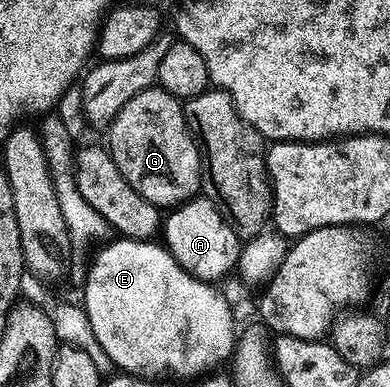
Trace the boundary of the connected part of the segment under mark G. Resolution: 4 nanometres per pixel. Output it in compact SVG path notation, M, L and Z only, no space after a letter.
M158 86L143 89L127 101L107 129L107 149L130 186L161 210L171 210L196 197L202 185L202 154L184 120L182 101Z

